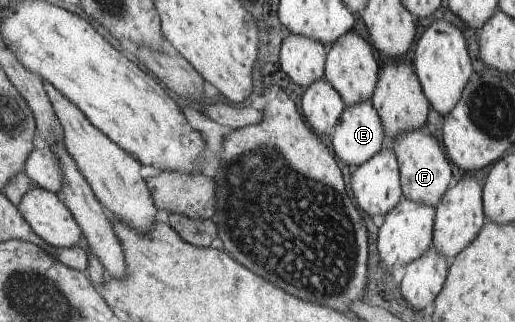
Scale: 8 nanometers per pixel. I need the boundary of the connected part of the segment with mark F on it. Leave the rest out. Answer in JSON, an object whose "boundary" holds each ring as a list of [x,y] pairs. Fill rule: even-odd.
{"boundary":[[[426,128],[407,131],[404,135],[391,140],[390,145],[400,163],[405,197],[416,200],[417,203],[431,203],[433,207],[436,207],[449,190],[453,171],[451,171],[449,161],[443,155],[443,147],[431,135],[423,133],[424,129]]]}

